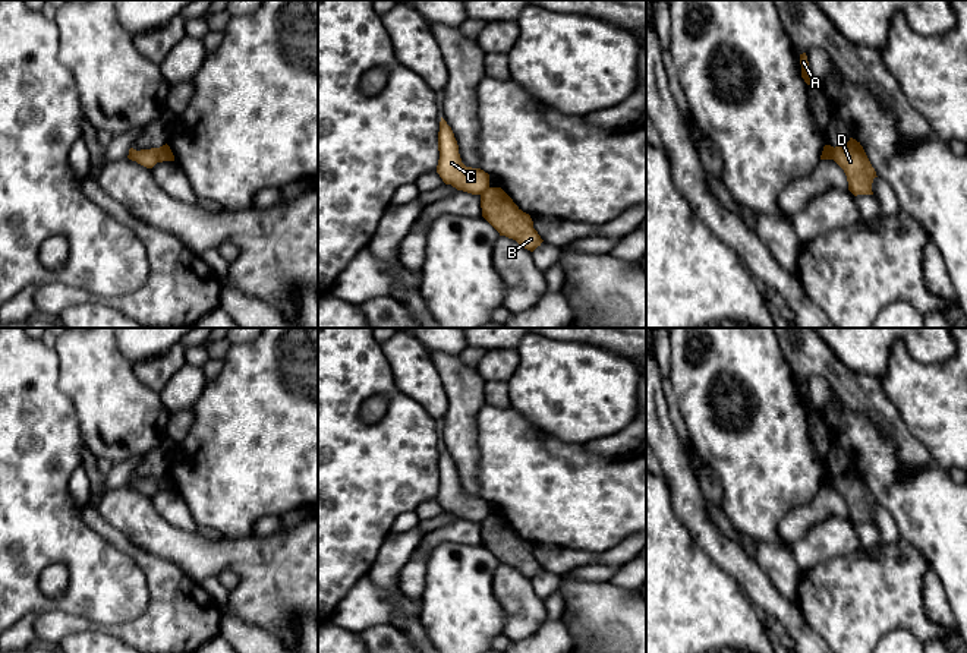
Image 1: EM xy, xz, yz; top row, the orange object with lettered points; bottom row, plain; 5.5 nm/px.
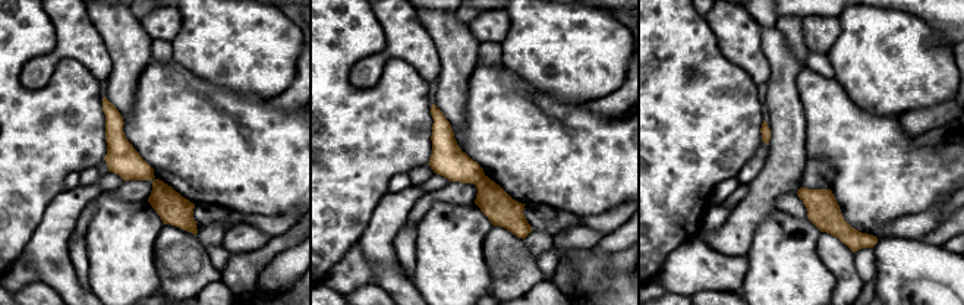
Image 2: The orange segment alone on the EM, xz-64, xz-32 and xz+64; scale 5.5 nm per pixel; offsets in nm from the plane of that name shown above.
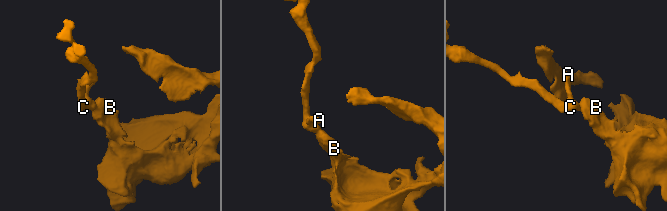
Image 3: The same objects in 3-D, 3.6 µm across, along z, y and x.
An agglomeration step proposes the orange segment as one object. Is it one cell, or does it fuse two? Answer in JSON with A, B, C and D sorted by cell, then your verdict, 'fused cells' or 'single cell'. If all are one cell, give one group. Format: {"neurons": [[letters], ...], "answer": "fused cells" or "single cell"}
{"neurons": [["A", "C"], ["B", "D"]], "answer": "fused cells"}

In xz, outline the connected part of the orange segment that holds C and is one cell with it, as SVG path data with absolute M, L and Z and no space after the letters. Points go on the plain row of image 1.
M442 445L438 460L438 479L437 501L445 512L472 523L481 523L489 515L488 501L481 496L466 495L462 490L454 461Z

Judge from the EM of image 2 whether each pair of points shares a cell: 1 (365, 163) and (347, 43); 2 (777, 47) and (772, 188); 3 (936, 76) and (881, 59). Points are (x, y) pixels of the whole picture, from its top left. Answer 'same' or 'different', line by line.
1: same
2: same
3: same

